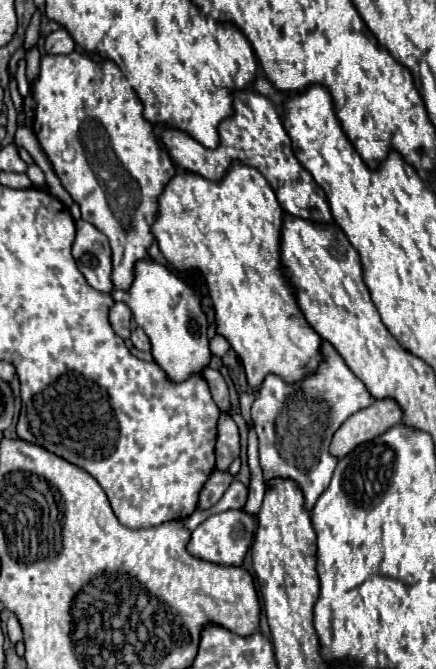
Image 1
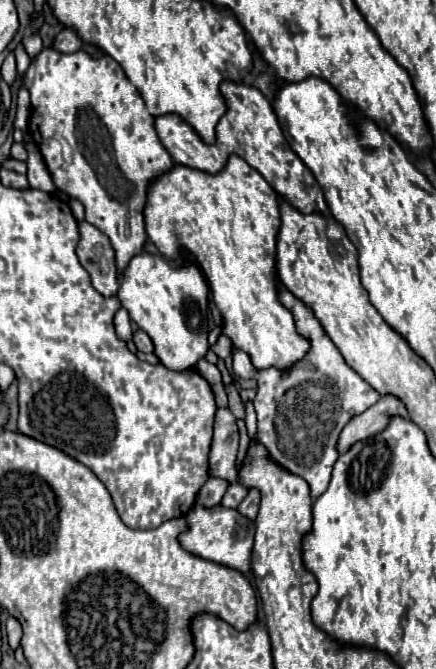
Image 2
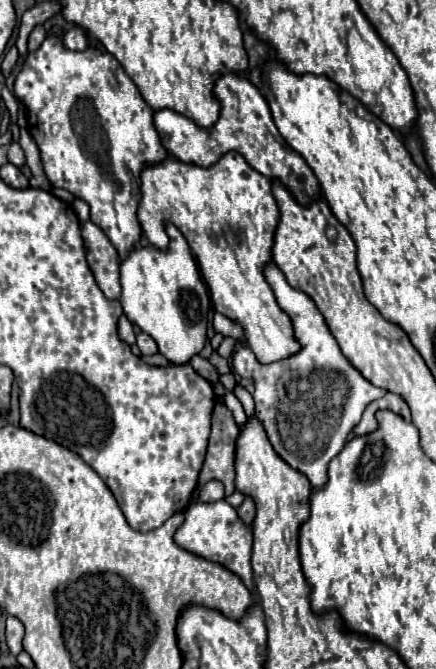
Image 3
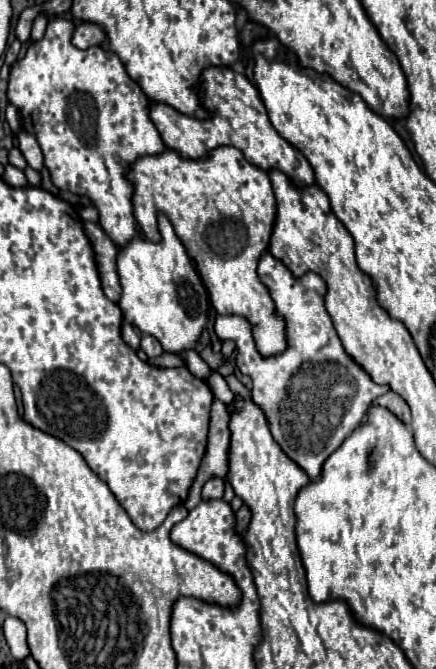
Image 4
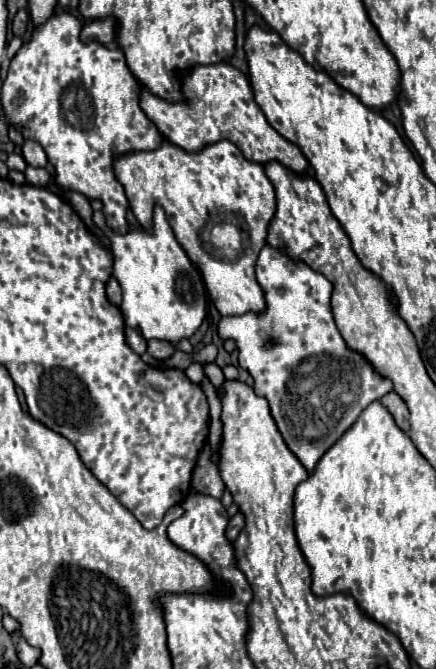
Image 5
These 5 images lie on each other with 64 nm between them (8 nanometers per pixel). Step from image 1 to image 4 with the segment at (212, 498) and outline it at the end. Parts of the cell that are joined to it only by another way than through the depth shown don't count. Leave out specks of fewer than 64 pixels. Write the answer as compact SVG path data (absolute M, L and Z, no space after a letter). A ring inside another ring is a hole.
M218 476L210 478L202 488L202 498L222 498L222 494L224 494L224 480Z

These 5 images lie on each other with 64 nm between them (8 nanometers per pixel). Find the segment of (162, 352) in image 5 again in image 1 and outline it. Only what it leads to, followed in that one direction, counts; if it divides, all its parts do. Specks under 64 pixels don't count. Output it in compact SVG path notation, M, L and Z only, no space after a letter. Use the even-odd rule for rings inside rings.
M136 328L136 330L132 332L130 340L132 340L132 344L134 344L138 350L142 350L142 352L148 352L148 350L150 350L150 340L148 340L148 336L144 334L142 328Z

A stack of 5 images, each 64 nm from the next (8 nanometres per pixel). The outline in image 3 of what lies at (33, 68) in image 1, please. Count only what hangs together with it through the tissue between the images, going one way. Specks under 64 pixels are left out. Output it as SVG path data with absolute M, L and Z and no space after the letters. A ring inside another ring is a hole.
M38 24L32 32L30 32L30 38L28 38L28 50L34 52L34 48L38 48L42 44L42 40L46 38L46 30L42 24Z

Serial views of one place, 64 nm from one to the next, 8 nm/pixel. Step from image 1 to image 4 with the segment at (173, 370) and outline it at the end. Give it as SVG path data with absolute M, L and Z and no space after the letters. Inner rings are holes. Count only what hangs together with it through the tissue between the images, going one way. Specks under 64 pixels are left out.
M162 212L158 214L158 230L162 240L150 242L142 236L134 236L118 250L116 272L122 284L122 298L118 306L122 308L128 324L136 326L144 336L154 336L166 352L182 354L196 346L206 324L208 292L170 220Z

